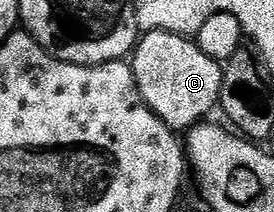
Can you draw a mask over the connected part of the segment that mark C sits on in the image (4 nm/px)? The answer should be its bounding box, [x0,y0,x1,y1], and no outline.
[133,32,224,130]

